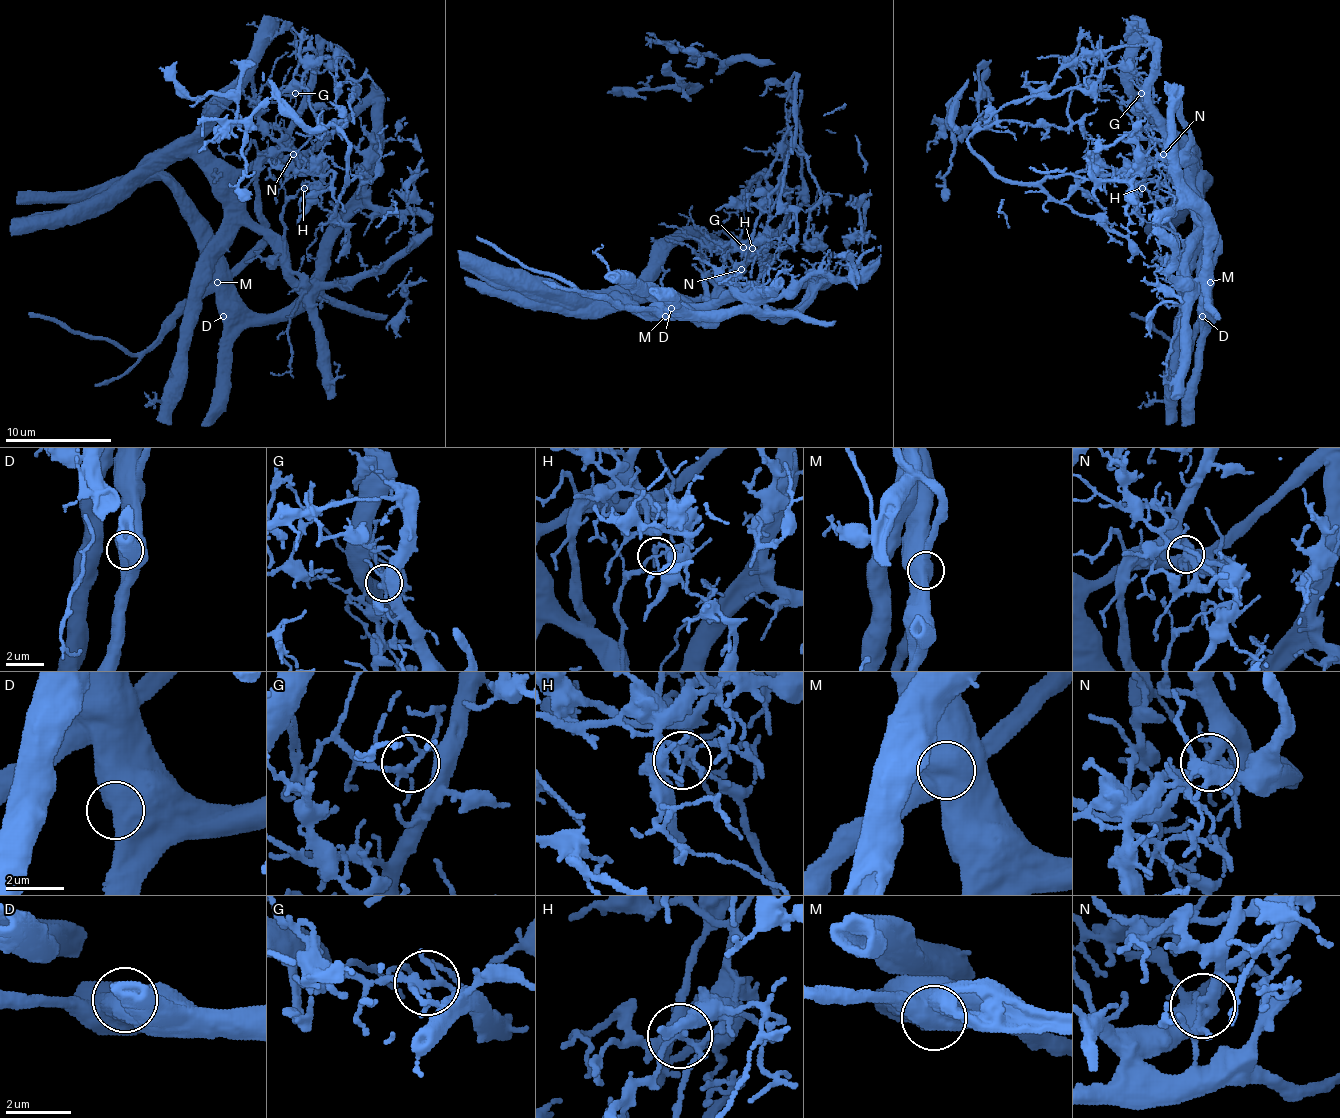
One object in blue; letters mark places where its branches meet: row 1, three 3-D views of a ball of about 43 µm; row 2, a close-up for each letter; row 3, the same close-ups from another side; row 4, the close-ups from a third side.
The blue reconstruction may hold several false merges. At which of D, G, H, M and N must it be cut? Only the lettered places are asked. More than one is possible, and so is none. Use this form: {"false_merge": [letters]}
{"false_merge": ["H", "M", "N"]}

